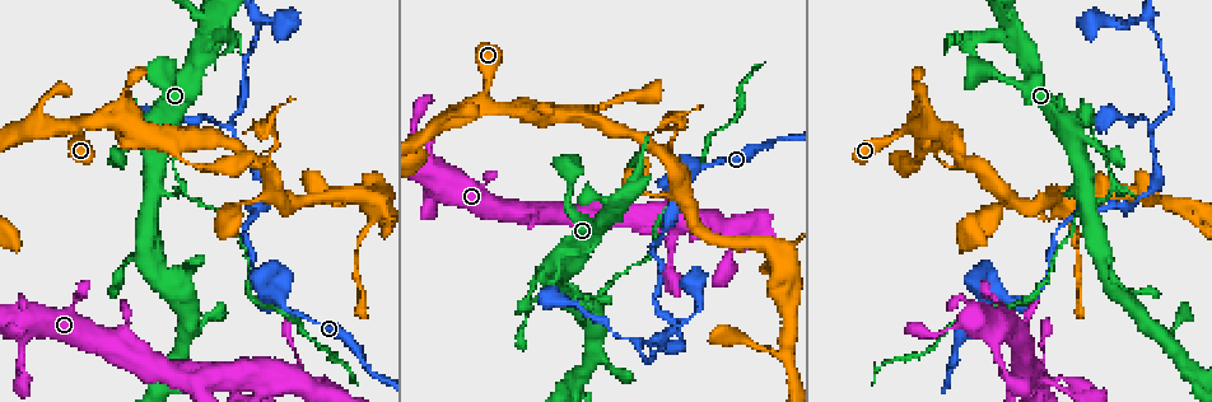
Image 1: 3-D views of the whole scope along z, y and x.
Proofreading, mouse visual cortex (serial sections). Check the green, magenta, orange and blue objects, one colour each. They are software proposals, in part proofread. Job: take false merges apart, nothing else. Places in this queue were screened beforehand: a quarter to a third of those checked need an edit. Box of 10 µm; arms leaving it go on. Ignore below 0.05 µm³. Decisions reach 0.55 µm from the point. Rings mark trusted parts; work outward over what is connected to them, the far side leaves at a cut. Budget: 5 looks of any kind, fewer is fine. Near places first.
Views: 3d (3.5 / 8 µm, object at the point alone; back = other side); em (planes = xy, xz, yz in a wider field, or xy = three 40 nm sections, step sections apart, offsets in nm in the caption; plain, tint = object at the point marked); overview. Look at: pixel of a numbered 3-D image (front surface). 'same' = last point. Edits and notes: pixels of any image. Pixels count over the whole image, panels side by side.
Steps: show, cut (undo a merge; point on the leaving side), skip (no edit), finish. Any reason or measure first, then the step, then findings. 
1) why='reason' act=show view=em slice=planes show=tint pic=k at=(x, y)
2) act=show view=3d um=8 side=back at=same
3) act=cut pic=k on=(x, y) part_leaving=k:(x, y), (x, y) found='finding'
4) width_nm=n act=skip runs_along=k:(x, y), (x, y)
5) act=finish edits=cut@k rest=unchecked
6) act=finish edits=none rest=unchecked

why='four arms meet' act=show view=em slice=xy step=3 show=tint pic=1 at=(1076, 126)

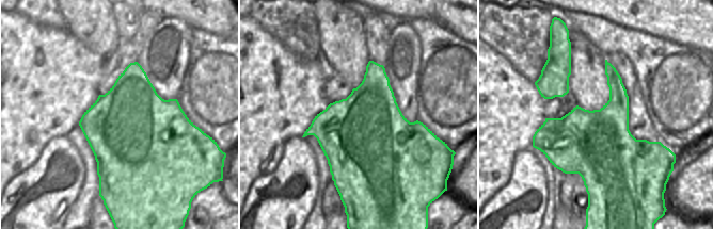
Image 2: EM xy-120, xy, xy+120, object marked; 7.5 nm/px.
act=show view=3d um=3.5 at=same

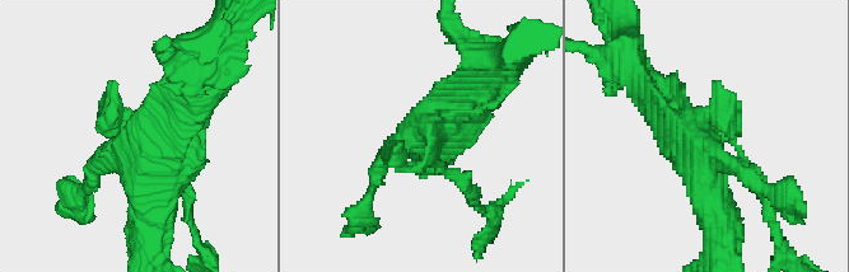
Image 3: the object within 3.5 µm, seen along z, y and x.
act=cut pic=3 on=(465, 184) part_leaving=3:(437, 167), (461, 179), (480, 206) found='two cells meet here'

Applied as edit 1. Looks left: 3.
act=show view=3d um=3.5 pic=1 at=(276, 295)

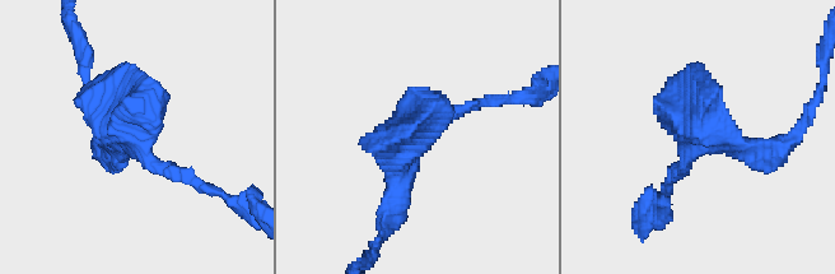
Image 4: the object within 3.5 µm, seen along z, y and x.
act=show view=em slice=xy step=5 show=tint pic=4 at=(415, 135)

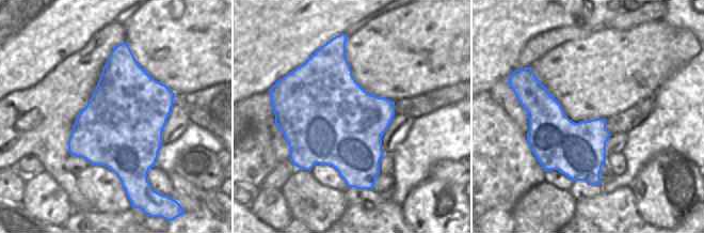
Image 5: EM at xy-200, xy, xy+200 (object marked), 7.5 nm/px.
act=skip runs_along=4:(476, 102), (397, 154), (397, 200) found='one cell here'

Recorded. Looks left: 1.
act=finish edits=cut@3 rest=unchecked

